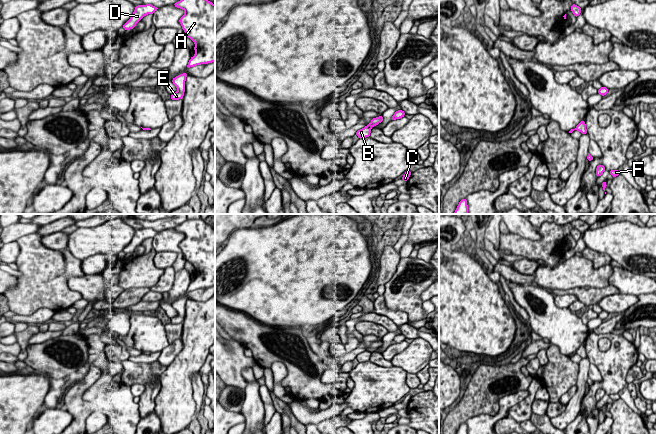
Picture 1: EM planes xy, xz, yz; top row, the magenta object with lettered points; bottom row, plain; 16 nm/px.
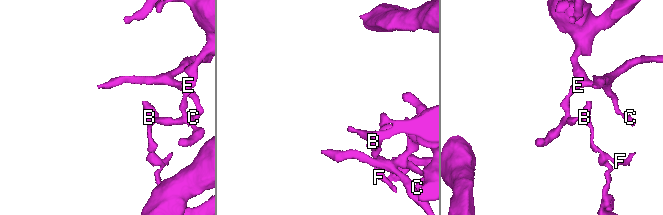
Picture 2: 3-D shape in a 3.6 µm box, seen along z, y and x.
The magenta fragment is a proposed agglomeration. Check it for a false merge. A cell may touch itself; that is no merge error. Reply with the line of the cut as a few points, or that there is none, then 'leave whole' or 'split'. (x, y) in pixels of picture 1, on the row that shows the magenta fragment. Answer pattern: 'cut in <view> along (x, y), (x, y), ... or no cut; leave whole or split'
cut in xz along (366, 126), (370, 128); split

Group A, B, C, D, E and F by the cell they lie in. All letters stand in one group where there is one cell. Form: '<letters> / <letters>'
A C D E / B F

